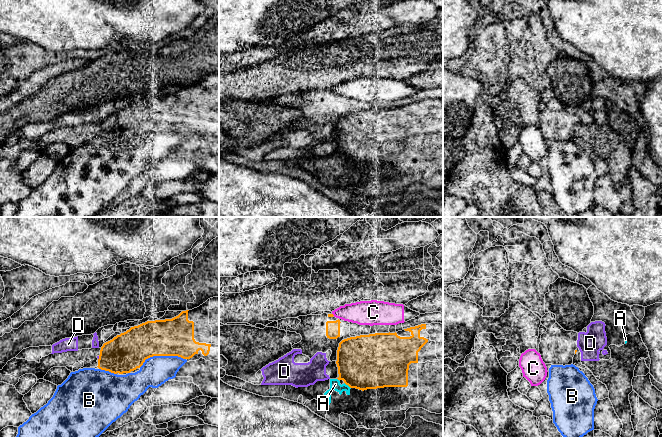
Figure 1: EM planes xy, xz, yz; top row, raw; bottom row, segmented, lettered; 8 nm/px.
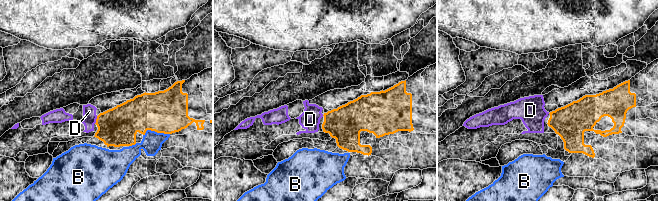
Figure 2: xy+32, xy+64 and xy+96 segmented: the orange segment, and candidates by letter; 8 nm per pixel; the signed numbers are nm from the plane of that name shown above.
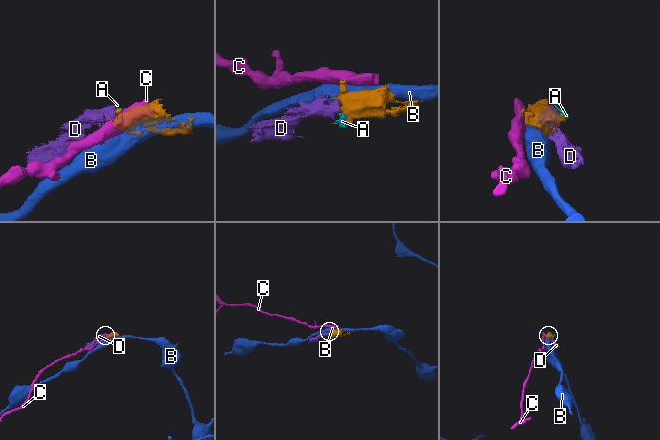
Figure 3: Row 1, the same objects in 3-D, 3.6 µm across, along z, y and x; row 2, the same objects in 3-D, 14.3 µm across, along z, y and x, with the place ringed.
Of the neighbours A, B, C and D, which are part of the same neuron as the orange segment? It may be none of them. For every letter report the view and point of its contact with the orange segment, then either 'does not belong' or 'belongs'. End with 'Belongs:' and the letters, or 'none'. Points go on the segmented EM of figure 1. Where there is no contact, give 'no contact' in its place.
A: xz (347, 384) | belongs
B: xy (161, 355) | does not belong
C: no contact | does not belong
D: xy (99, 358) | belongs
Belongs: A, D

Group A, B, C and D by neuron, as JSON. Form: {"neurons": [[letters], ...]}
{"neurons": [["A", "D"], ["B"], ["C"]]}

